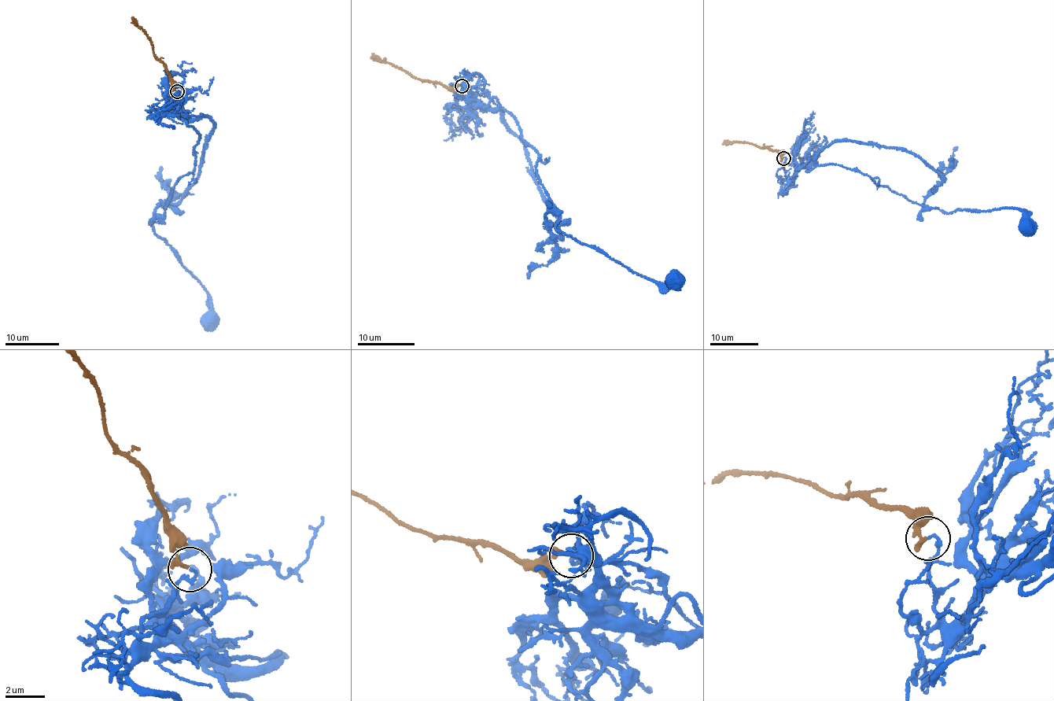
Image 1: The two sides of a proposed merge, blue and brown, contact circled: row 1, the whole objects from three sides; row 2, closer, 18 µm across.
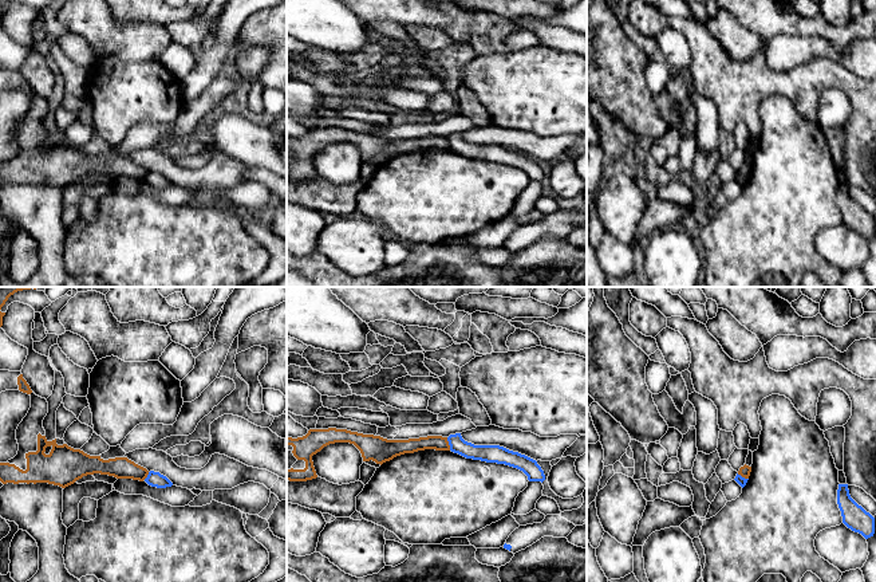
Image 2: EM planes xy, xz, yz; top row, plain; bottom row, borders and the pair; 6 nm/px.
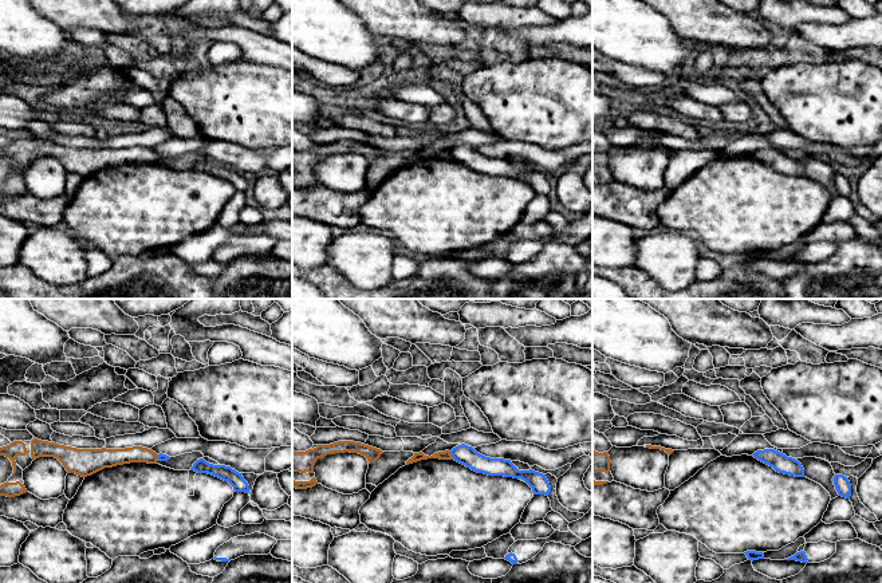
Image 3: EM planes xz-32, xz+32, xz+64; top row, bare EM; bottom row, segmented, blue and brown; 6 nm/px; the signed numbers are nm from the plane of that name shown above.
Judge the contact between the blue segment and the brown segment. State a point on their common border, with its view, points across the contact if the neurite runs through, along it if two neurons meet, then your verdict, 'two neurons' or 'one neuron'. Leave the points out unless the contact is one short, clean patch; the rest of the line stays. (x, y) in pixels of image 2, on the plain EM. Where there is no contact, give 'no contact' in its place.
contact xz (449, 144); way xz (489, 153), (449, 144), (438, 142); one neuron

